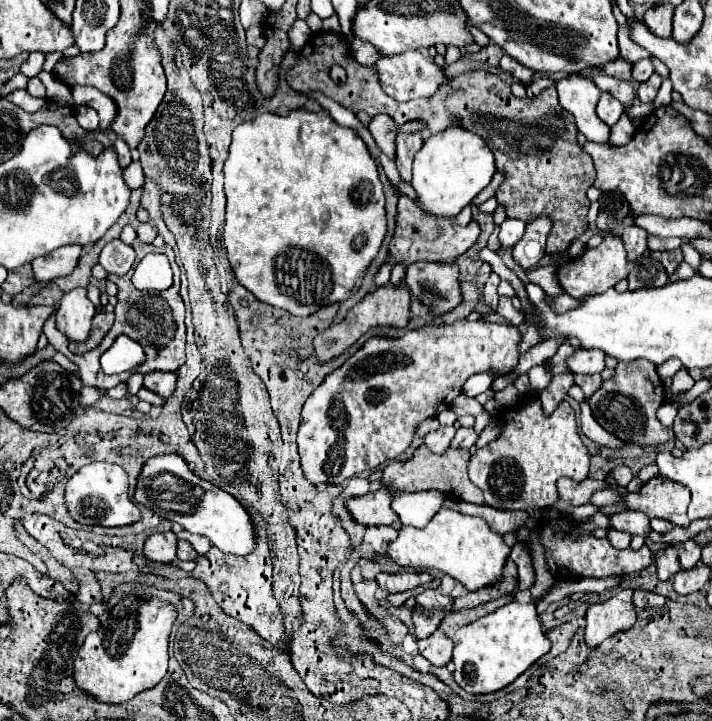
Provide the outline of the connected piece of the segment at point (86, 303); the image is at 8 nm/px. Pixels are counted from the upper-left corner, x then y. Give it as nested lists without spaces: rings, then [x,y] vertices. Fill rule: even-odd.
[[[76,287],[62,295],[60,309],[56,313],[56,325],[68,335],[68,339],[84,341],[90,331],[90,321],[96,315],[94,303],[88,299],[86,287]]]

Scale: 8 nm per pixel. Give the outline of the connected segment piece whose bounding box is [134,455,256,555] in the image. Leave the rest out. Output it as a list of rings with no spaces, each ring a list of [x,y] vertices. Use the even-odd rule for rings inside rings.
[[[156,455],[148,459],[138,475],[134,499],[156,511],[162,519],[176,521],[186,531],[208,537],[210,543],[224,553],[246,555],[256,545],[254,525],[250,523],[246,509],[230,493],[196,477],[180,455]]]

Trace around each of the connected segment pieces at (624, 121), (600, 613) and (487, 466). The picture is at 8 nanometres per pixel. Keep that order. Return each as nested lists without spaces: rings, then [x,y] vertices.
[[[622,115],[620,117],[620,121],[616,123],[616,125],[612,125],[612,145],[624,145],[624,143],[628,143],[630,139],[632,139],[632,135],[634,135],[634,127],[632,127],[632,121],[630,121],[630,117],[628,115]]]
[[[622,589],[612,599],[594,603],[588,607],[588,611],[586,611],[586,643],[590,647],[598,647],[606,637],[610,637],[618,631],[630,629],[636,623],[636,607],[634,607],[632,595],[634,595],[634,589]]]
[[[534,397],[534,399],[524,399],[516,407],[504,409],[502,433],[492,443],[488,443],[488,447],[478,449],[476,455],[472,455],[470,467],[468,467],[472,483],[484,491],[486,505],[496,507],[496,509],[510,509],[510,511],[550,507],[558,499],[556,481],[560,477],[572,477],[576,481],[582,481],[588,477],[590,455],[588,455],[586,445],[580,439],[578,425],[576,425],[576,413],[572,407],[570,407],[570,411],[566,411],[566,407],[568,407],[568,403],[564,401],[552,415],[544,415],[540,399]]]

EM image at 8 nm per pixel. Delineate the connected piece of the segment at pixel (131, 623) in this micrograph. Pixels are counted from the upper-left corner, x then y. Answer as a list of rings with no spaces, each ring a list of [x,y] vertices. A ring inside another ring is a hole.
[[[124,595],[122,601],[112,607],[108,627],[90,633],[80,647],[74,661],[76,685],[106,703],[126,703],[136,693],[152,689],[166,675],[168,641],[176,619],[178,609],[172,603],[164,603],[158,597],[142,599]]]

